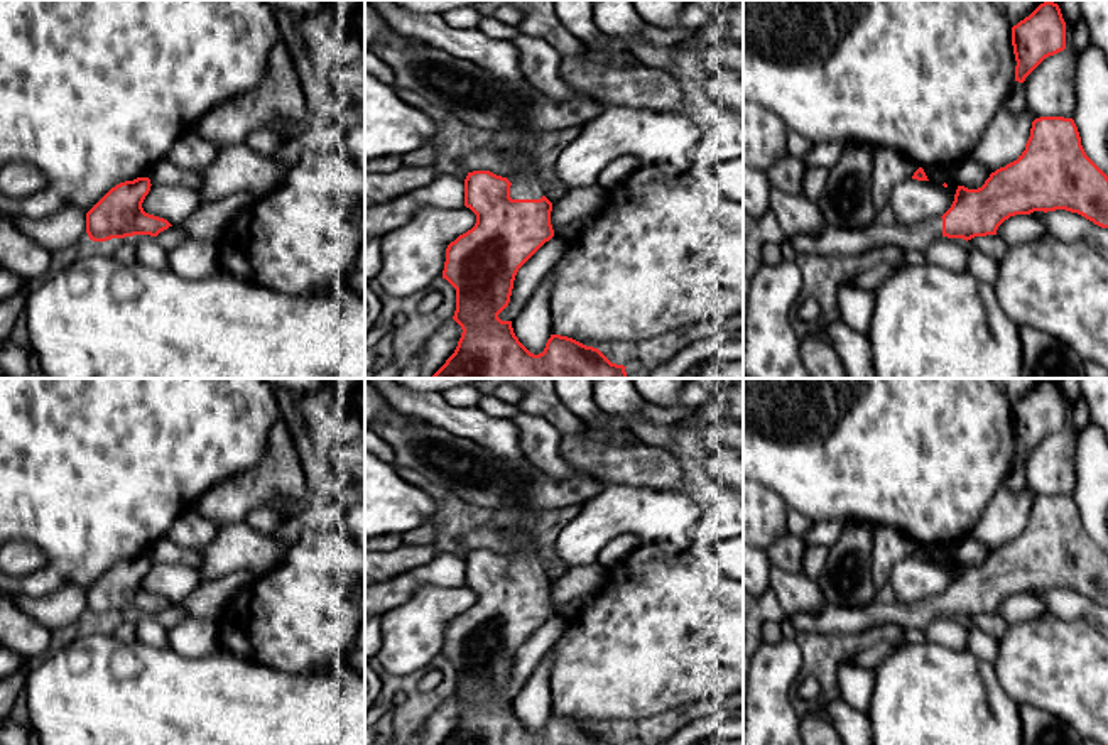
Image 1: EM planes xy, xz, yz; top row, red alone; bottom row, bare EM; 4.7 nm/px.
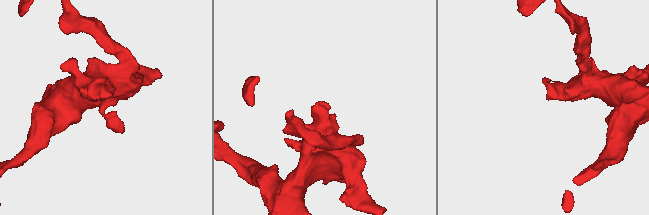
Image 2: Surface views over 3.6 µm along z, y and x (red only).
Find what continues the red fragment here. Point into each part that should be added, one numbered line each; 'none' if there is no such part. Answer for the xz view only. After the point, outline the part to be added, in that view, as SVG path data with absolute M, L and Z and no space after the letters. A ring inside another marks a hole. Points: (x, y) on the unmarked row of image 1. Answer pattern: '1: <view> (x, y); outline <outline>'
1: xz (526, 563); outline M522 547L510 564L512 578L540 578L544 574L544 566L535 551Z

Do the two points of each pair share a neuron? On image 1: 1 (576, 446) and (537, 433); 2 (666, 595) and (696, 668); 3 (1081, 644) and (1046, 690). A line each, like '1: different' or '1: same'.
1: different
2: same
3: same

